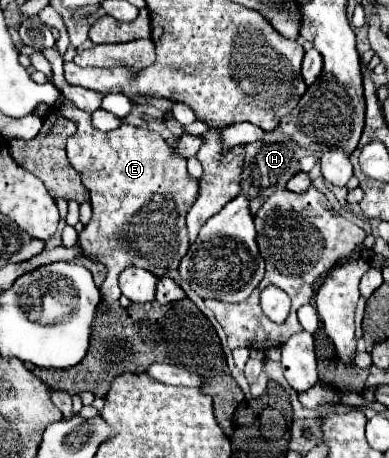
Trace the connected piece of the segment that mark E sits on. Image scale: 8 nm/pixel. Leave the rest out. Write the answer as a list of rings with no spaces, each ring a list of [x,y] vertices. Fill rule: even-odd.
[[[60,97],[54,105],[66,119],[72,119],[76,123],[76,133],[68,139],[66,153],[72,163],[72,167],[80,173],[82,185],[90,193],[90,205],[92,205],[92,219],[78,235],[78,247],[82,253],[96,263],[102,263],[108,269],[108,275],[100,287],[104,301],[118,301],[120,299],[120,287],[118,287],[118,275],[126,267],[142,267],[150,271],[156,277],[168,275],[172,269],[178,269],[180,259],[186,255],[190,243],[188,243],[188,231],[186,231],[186,213],[196,201],[198,195],[198,181],[192,181],[186,171],[186,161],[178,155],[174,155],[172,147],[150,129],[140,129],[132,125],[120,125],[118,129],[110,133],[100,133],[90,125],[90,113],[78,109],[72,101],[66,97]]]

